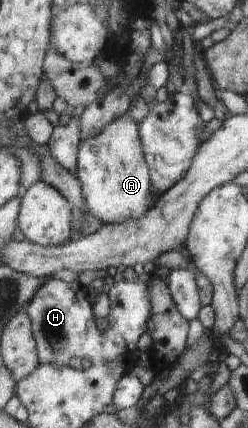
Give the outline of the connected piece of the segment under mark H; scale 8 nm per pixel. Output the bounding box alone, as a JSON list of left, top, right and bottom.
[28,277,102,367]

